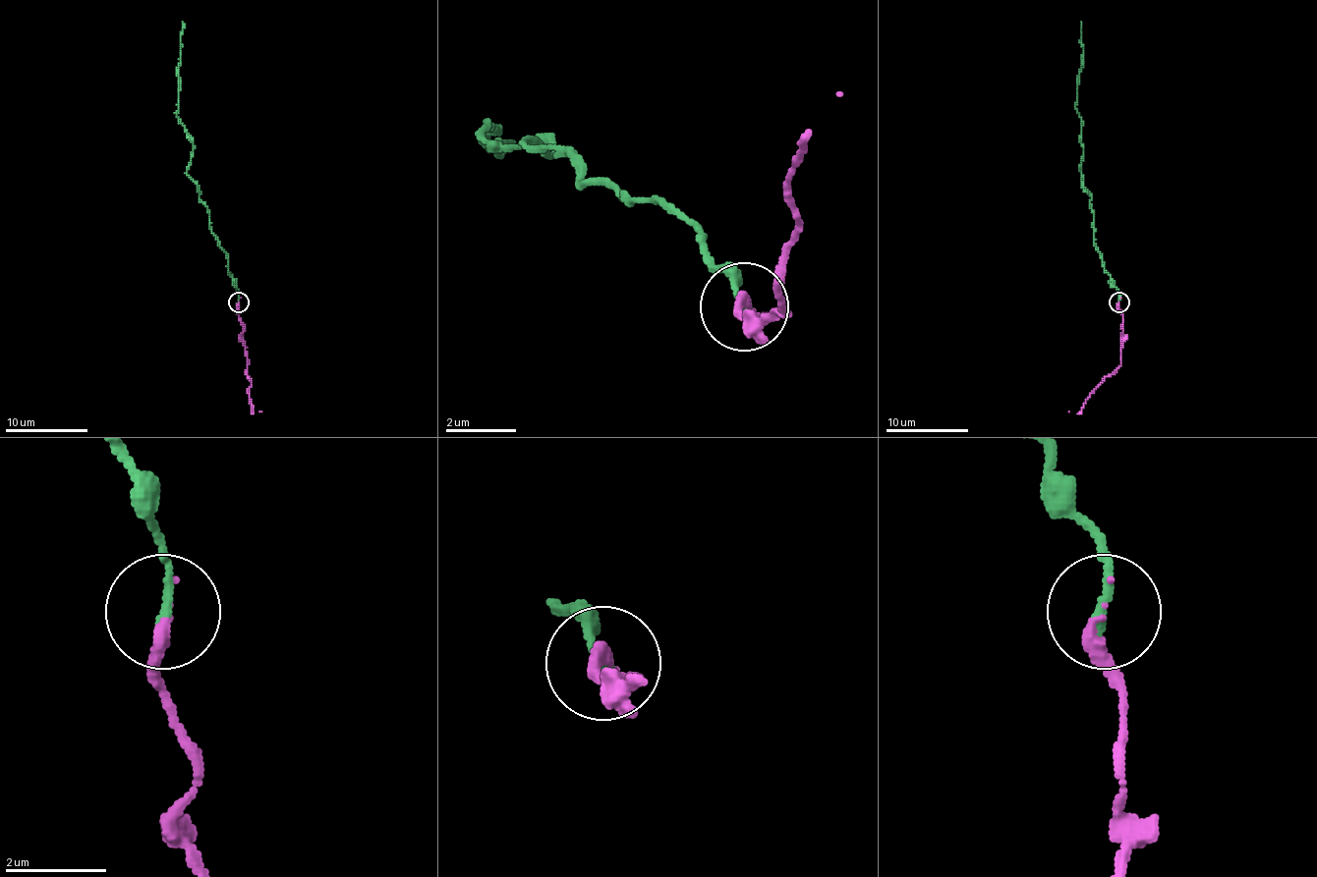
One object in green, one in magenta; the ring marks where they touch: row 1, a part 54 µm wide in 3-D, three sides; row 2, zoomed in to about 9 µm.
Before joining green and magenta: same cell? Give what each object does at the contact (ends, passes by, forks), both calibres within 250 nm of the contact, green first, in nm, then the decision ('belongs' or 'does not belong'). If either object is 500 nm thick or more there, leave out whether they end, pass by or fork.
green ends there; magenta ends there; 200 nm thick on the green side, 240 nm on the other; belongs

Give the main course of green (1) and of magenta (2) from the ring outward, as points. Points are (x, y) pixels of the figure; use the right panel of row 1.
1: (1118, 301), (1115, 281), (1094, 246), (1092, 193), (1081, 173), (1083, 144), (1075, 102), (1083, 61), (1081, 22)
2: (1118, 301), (1122, 320), (1120, 363), (1090, 395), (1079, 411), (1068, 411)

